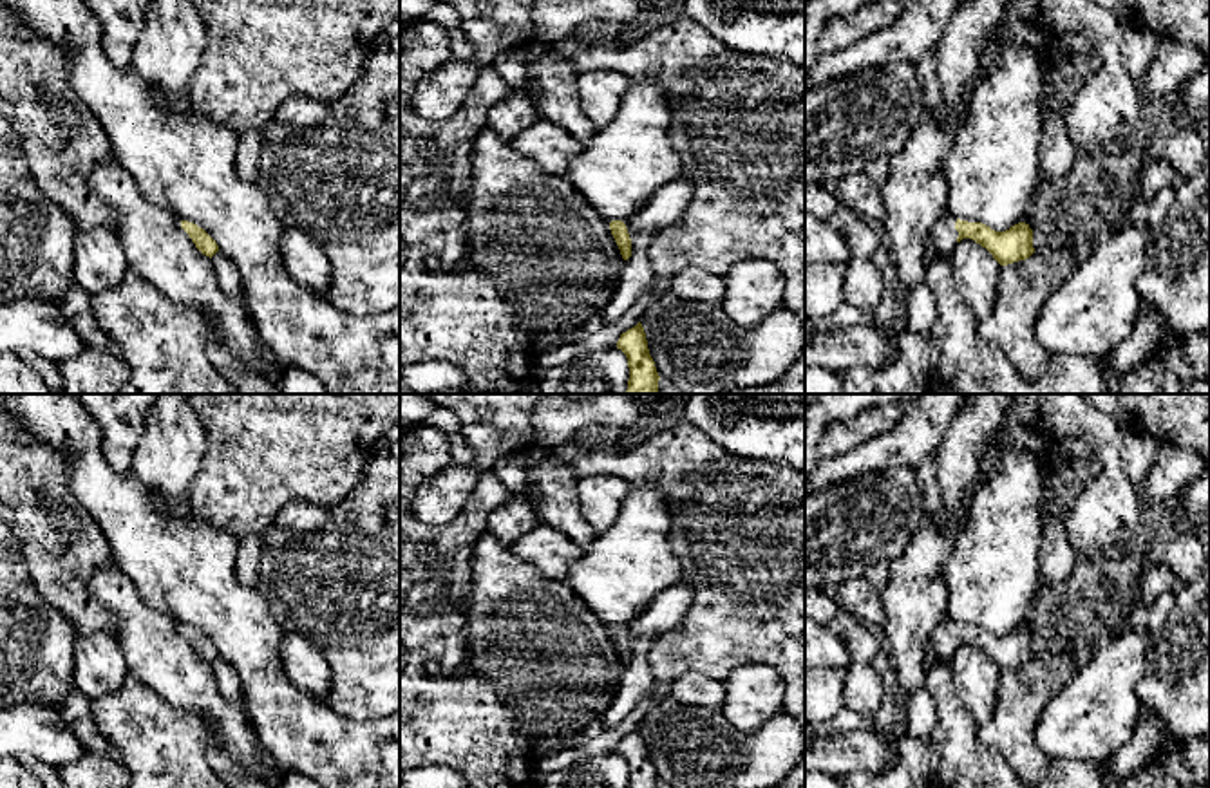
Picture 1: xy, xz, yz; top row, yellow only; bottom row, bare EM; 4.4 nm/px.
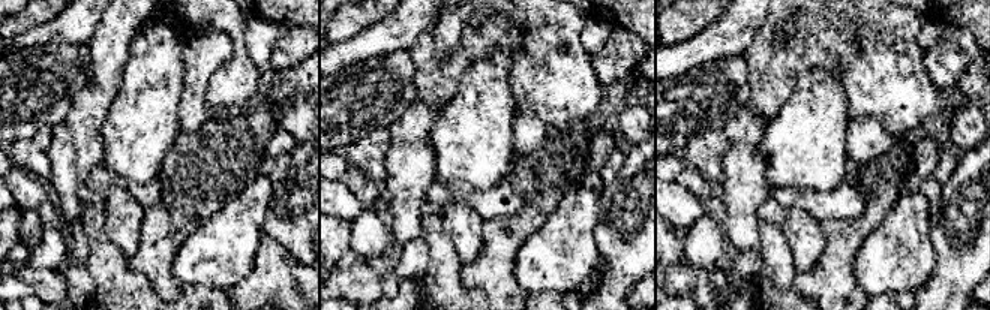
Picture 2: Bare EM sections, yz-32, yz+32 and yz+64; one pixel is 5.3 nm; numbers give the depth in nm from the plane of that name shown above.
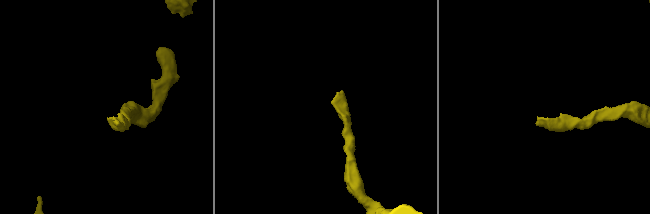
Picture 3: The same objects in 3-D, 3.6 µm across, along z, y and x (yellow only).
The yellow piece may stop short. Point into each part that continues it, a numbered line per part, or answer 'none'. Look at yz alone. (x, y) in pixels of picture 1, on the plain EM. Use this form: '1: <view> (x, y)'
1: yz (943, 642)

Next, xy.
none

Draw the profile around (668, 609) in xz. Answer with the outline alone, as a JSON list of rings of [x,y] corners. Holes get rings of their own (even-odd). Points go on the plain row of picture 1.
[[[685,580],[666,587],[638,618],[624,627],[629,643],[640,636],[662,636],[673,631],[685,618],[691,598],[691,586]]]

